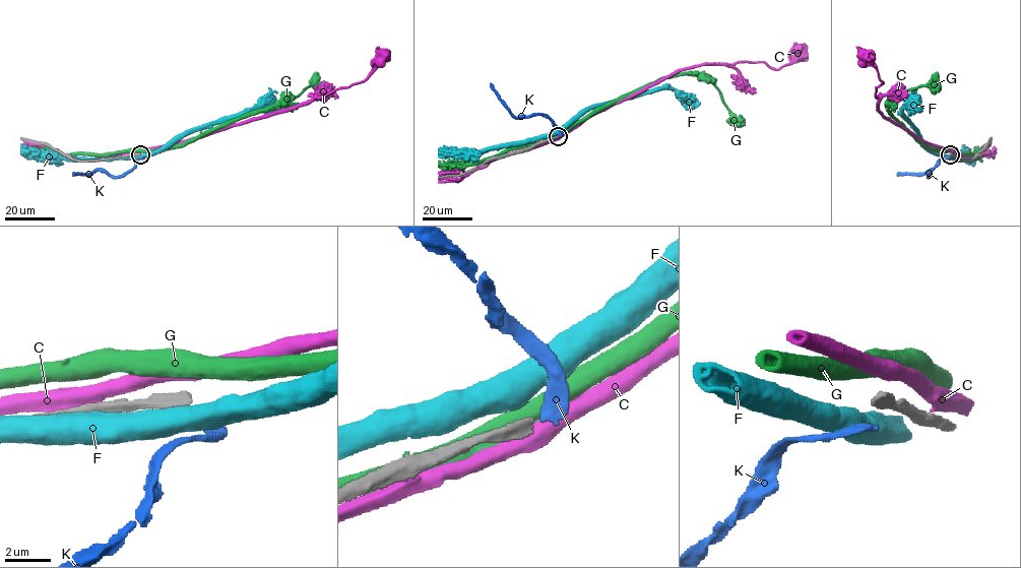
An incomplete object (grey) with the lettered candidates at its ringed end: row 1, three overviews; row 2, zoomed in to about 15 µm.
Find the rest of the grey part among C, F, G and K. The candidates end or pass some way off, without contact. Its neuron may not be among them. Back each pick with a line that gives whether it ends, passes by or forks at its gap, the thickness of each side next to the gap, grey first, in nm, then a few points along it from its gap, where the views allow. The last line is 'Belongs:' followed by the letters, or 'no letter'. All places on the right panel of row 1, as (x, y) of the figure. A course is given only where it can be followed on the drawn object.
Belongs: no letter

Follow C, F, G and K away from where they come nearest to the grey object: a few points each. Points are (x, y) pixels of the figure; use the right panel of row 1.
C: (951, 152), (918, 138), (879, 111), (875, 88), (883, 82), (874, 61), (863, 52)
F: (948, 155), (933, 152), (902, 117), (904, 108), (918, 111)
G: (950, 151), (923, 145), (888, 111), (894, 100), (904, 92), (921, 86), (939, 90)
K: (950, 156), (942, 159), (930, 176), (931, 170), (897, 175)

